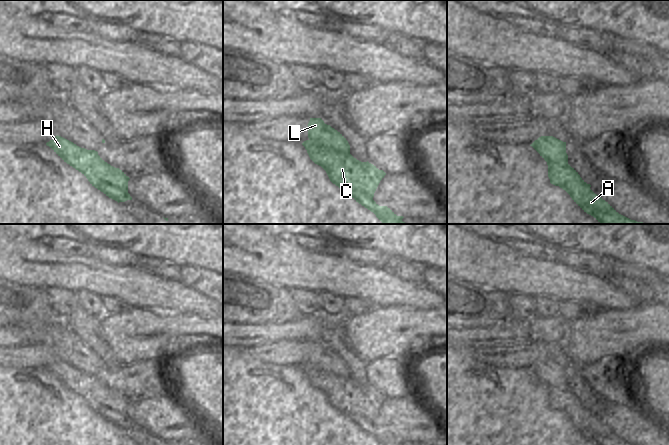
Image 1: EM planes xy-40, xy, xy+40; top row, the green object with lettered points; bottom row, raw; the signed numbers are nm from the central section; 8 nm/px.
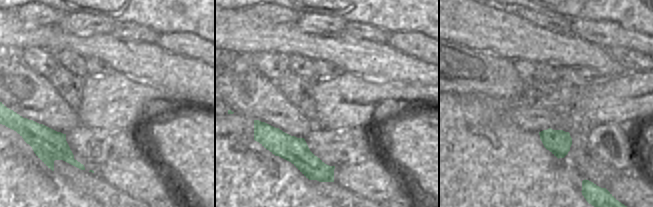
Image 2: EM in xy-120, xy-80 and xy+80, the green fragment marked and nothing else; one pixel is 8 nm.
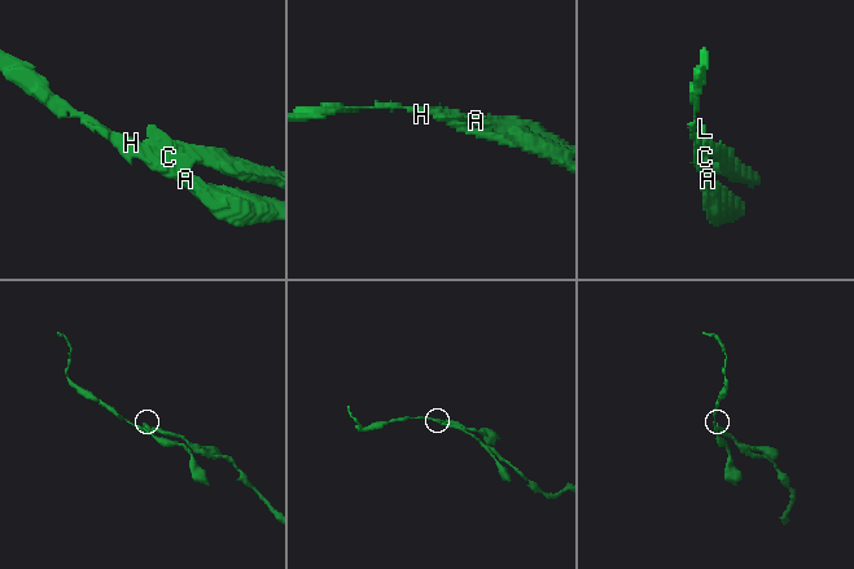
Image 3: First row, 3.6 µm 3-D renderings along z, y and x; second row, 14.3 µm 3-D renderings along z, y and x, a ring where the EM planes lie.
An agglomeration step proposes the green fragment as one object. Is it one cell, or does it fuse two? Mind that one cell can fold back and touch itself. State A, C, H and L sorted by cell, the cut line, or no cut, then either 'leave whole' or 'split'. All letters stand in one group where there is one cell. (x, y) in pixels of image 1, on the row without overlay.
A C H / L; cut in xy along (306, 373), (314, 370), (323, 375), (336, 374), (349, 378); split

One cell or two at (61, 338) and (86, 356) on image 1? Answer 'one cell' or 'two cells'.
one cell

